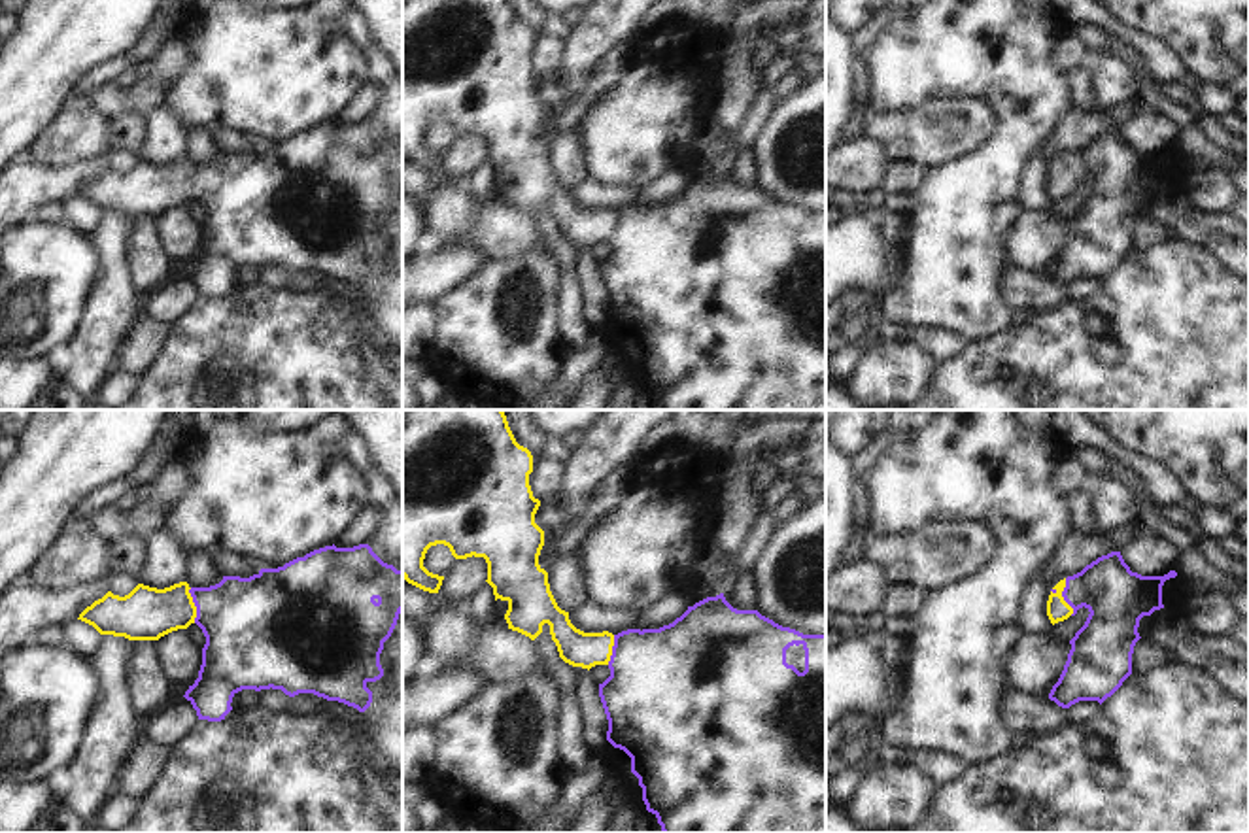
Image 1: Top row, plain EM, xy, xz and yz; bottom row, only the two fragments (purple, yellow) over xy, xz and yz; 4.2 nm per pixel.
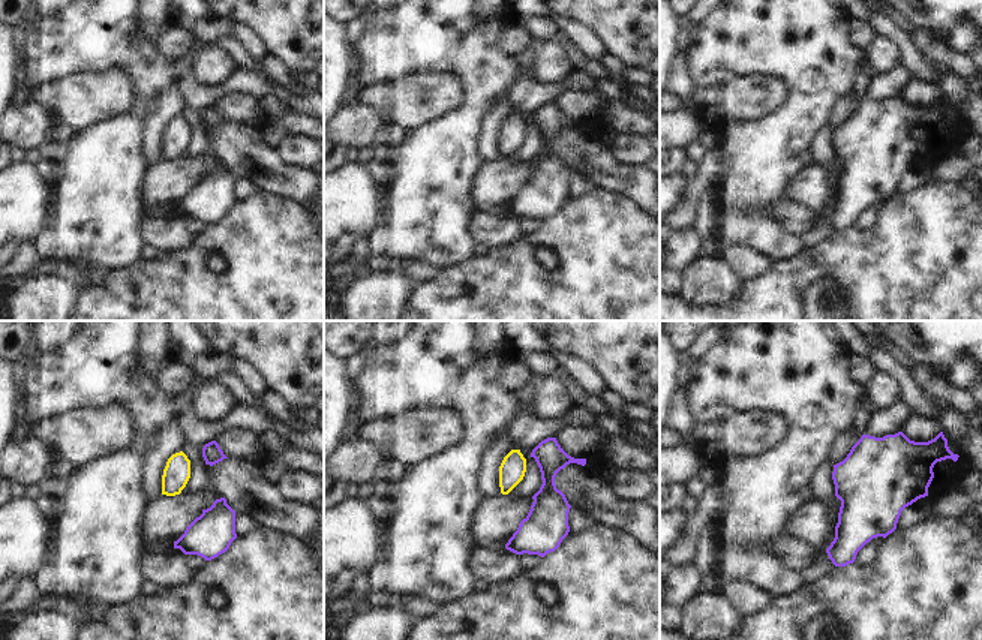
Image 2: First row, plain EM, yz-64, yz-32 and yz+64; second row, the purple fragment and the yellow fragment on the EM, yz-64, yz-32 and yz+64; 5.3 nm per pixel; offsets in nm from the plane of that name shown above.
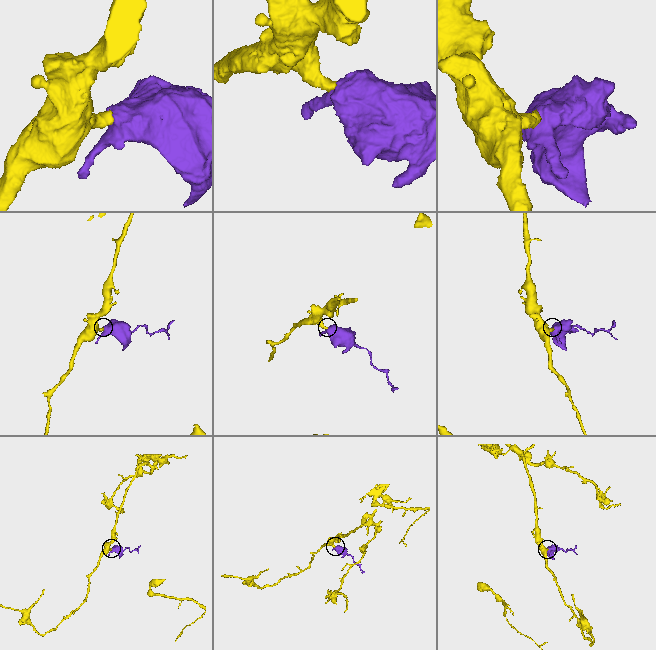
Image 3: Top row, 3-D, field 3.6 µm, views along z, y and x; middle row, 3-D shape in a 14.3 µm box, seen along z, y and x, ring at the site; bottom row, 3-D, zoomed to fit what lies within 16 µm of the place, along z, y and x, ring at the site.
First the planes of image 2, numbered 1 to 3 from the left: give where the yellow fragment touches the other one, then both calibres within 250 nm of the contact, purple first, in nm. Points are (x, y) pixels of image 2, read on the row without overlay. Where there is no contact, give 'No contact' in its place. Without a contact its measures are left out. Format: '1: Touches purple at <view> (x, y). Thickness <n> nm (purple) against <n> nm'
1: No contact
2: No contact
3: No contact

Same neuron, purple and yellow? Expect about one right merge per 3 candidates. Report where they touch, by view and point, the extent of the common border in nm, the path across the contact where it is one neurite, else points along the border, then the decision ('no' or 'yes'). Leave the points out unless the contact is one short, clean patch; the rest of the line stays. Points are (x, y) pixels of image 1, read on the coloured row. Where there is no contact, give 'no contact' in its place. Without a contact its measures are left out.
meets purple in yz at (1062, 595); contact 160 nm long; runs through yz (1117, 599), (1112, 595), (1062, 595), (1057, 609); yes

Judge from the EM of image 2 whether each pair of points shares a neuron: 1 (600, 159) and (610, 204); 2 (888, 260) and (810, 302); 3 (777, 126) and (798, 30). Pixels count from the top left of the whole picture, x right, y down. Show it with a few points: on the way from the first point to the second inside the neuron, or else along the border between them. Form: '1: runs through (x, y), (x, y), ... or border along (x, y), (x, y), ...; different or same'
1: border along (597, 186), (624, 192), (639, 206); different
2: runs through (865, 273), (825, 273), (820, 279); same
3: runs through (798, 102), (798, 54); same

